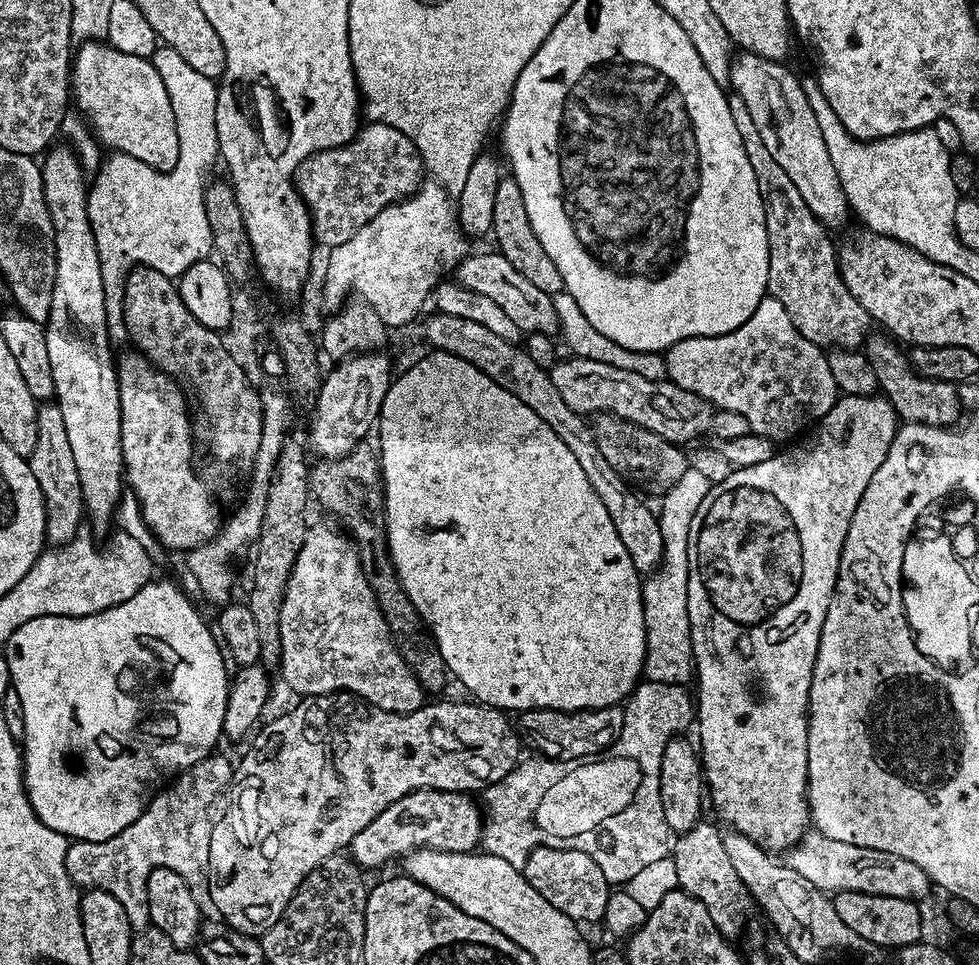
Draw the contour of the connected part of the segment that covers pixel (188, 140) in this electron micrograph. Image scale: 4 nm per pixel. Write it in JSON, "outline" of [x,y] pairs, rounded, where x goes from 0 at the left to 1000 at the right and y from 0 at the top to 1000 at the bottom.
{"outline":[[[160,49],[153,61],[165,80],[170,97],[174,97],[174,110],[182,131],[182,168],[173,178],[160,178],[135,161],[115,156],[96,182],[98,192],[95,190],[90,197],[90,225],[104,276],[110,346],[118,354],[131,352],[127,337],[127,287],[136,278],[156,278],[182,288],[198,272],[213,268],[217,261],[208,193],[225,156],[221,134],[223,87],[202,77],[177,50]]]}

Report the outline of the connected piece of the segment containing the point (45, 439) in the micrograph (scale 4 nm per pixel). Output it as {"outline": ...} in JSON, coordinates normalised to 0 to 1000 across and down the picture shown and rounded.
{"outline":[[[45,417],[37,424],[39,437],[39,458],[35,458],[35,466],[29,477],[35,495],[39,495],[39,504],[43,508],[45,527],[47,528],[46,561],[50,565],[70,564],[83,550],[82,538],[87,538],[84,504],[80,499],[80,483],[76,483],[76,469],[72,467],[72,458],[67,451],[67,437],[63,433],[63,425],[55,417]]]}

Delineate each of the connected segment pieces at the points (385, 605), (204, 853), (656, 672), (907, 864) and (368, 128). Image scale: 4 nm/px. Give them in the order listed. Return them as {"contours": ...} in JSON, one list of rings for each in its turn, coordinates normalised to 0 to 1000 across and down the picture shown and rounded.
{"contours":[[[[369,458],[362,467],[354,468],[352,473],[346,473],[343,477],[324,476],[318,482],[315,491],[315,505],[318,517],[322,521],[324,518],[337,534],[344,535],[339,537],[346,540],[350,550],[359,554],[364,573],[368,576],[368,585],[374,595],[374,603],[378,603],[378,611],[384,617],[386,628],[394,640],[396,656],[404,664],[404,672],[427,703],[430,713],[437,719],[448,718],[458,708],[460,697],[433,641],[429,639],[427,632],[423,632],[419,620],[411,611],[411,603],[400,589],[400,579],[396,576],[388,479],[385,469],[381,465],[379,468],[375,464],[375,459]]],[[[218,781],[206,785],[160,821],[151,832],[151,838],[137,852],[133,852],[125,864],[116,864],[116,868],[108,873],[80,870],[70,874],[67,902],[74,915],[86,922],[103,920],[116,926],[116,931],[125,935],[125,943],[129,943],[129,951],[136,963],[152,961],[153,906],[158,899],[173,899],[185,906],[207,905],[211,901],[217,861],[229,846],[238,812],[239,792],[231,784]]],[[[704,483],[701,491],[688,499],[684,509],[677,511],[678,522],[673,527],[674,549],[676,551],[676,578],[669,593],[656,605],[656,628],[660,645],[660,678],[658,679],[658,705],[680,707],[681,709],[706,710],[709,705],[707,662],[705,661],[705,636],[701,628],[703,604],[705,603],[705,582],[703,581],[703,559],[705,541],[721,516],[725,496],[717,486]]],[[[832,860],[822,861],[821,867],[804,880],[803,893],[823,914],[831,914],[840,923],[847,926],[855,924],[879,924],[905,931],[943,934],[948,923],[953,923],[952,911],[930,889],[917,889],[917,885],[905,885],[905,881],[889,881],[885,877],[868,877],[868,873],[852,873],[844,864]]],[[[379,125],[365,136],[358,148],[322,158],[318,164],[311,165],[304,172],[300,190],[319,224],[320,248],[332,257],[340,257],[355,251],[366,237],[378,230],[379,226],[385,225],[390,218],[412,206],[420,206],[432,191],[434,180],[426,153],[415,139],[393,127]]]]}

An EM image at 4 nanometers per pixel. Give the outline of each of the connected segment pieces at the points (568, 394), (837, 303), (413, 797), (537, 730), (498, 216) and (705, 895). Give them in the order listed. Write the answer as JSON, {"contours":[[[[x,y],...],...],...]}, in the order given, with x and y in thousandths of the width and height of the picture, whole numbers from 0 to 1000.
{"contours":[[[[593,369],[579,372],[573,377],[563,378],[564,395],[566,400],[570,400],[570,408],[574,408],[578,421],[591,431],[629,431],[696,462],[703,462],[706,456],[726,449],[732,424],[721,412],[705,404],[697,404],[697,400],[687,398],[685,394],[656,392],[656,388],[648,388],[648,383],[631,383],[631,379],[619,379],[619,375],[607,375]]],[[[750,97],[745,101],[744,109],[750,131],[758,143],[758,151],[762,151],[762,164],[766,164],[774,197],[780,204],[784,248],[783,306],[803,317],[807,334],[811,334],[813,341],[827,354],[843,363],[877,362],[889,347],[889,330],[885,321],[880,321],[880,313],[876,313],[876,309],[868,305],[862,289],[858,287],[856,257],[853,252],[850,254],[850,249],[846,246],[849,245],[847,237],[835,228],[827,213],[819,209],[819,201],[815,201],[815,193],[807,189],[803,176],[799,176],[799,172],[791,168],[787,154],[774,140],[774,134],[767,124],[761,106]]],[[[427,819],[407,827],[370,864],[363,866],[358,876],[359,890],[368,896],[369,901],[388,899],[399,891],[408,892],[419,883],[425,883],[428,879],[442,879],[453,883],[481,883],[490,875],[490,863],[494,861],[494,847],[489,832],[486,833],[481,824],[473,821],[457,821],[456,819]]],[[[632,731],[588,738],[543,734],[532,739],[527,750],[536,774],[547,775],[555,784],[578,789],[609,782],[625,772],[633,764],[637,738]]],[[[512,184],[509,197],[506,198],[505,224],[502,248],[507,248],[506,256],[512,265],[521,272],[537,292],[550,296],[558,306],[565,308],[576,302],[574,284],[570,284],[570,276],[562,272],[562,263],[554,259],[554,251],[550,251],[550,242],[545,242],[545,234],[541,234],[541,222],[537,222],[537,209],[533,209],[533,197],[529,197],[529,189],[522,184]]],[[[716,852],[698,863],[695,870],[689,872],[688,882],[685,884],[688,897],[693,902],[694,923],[705,926],[725,943],[725,951],[729,951],[729,960],[742,972],[749,972],[756,966],[760,952],[764,949],[766,930],[760,920],[760,915],[750,897],[746,897],[746,888],[742,885],[742,877],[737,877],[736,859],[727,854]]]]}

